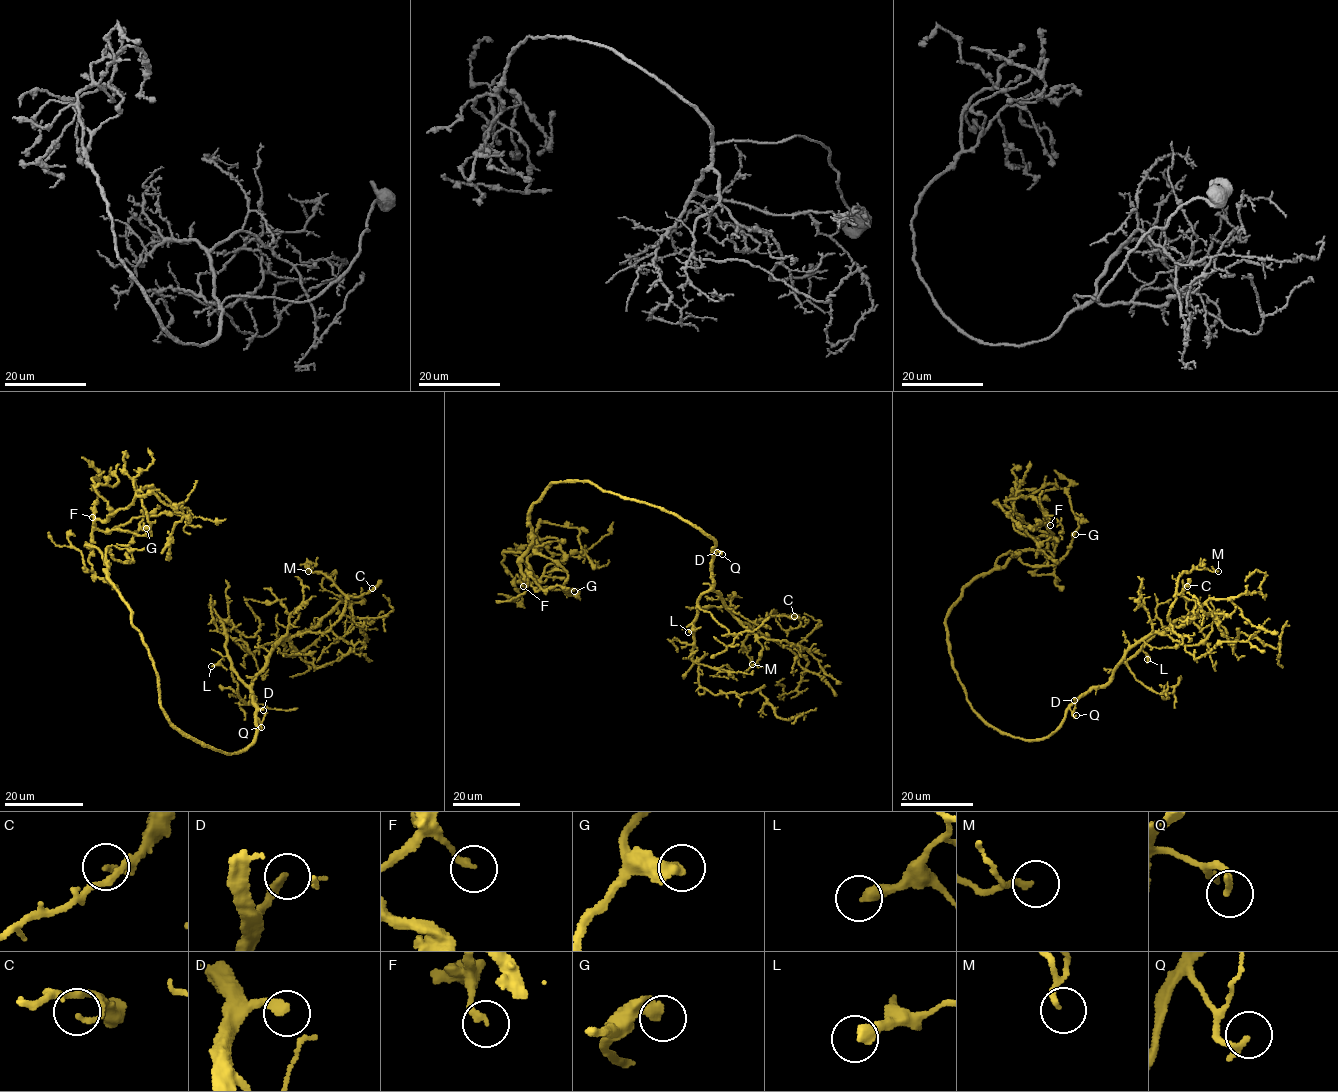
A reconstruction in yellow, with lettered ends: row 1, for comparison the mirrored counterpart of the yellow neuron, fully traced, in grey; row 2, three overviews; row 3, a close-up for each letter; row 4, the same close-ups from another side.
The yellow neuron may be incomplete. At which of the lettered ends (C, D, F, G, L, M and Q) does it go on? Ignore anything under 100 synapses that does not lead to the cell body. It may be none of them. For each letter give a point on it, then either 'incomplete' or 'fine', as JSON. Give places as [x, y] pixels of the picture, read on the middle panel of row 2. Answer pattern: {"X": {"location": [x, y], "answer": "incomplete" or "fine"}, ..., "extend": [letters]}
{"C": {"location": [794, 616], "answer": "fine"}, "D": {"location": [717, 552], "answer": "incomplete"}, "F": {"location": [523, 586], "answer": "fine"}, "G": {"location": [574, 591], "answer": "fine"}, "L": {"location": [688, 632], "answer": "fine"}, "M": {"location": [752, 664], "answer": "fine"}, "Q": {"location": [722, 554], "answer": "fine"}, "extend": ["D"]}

